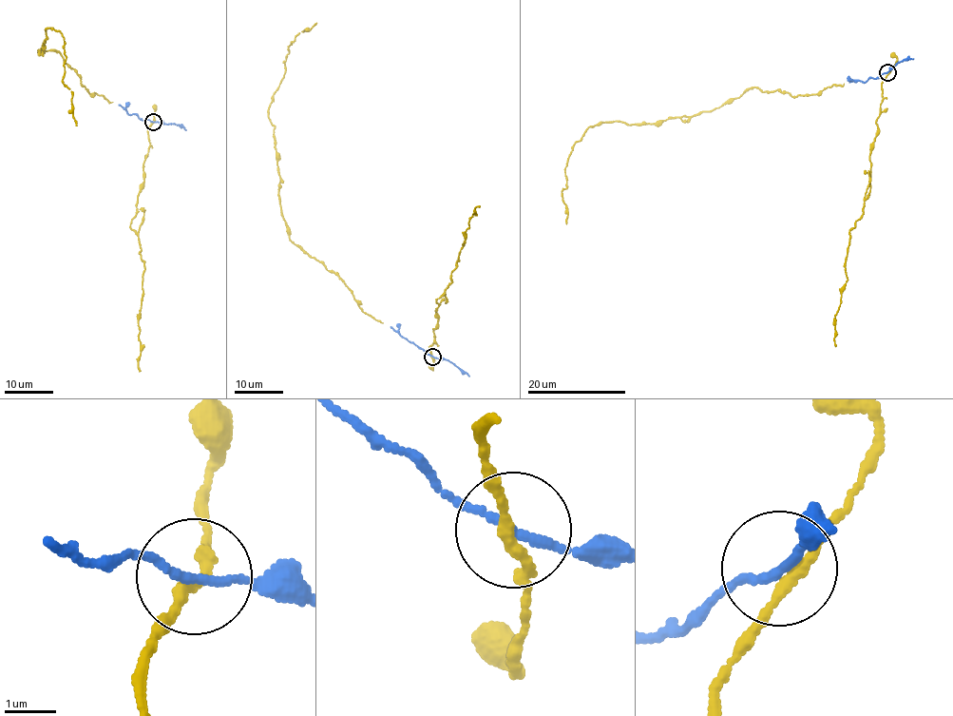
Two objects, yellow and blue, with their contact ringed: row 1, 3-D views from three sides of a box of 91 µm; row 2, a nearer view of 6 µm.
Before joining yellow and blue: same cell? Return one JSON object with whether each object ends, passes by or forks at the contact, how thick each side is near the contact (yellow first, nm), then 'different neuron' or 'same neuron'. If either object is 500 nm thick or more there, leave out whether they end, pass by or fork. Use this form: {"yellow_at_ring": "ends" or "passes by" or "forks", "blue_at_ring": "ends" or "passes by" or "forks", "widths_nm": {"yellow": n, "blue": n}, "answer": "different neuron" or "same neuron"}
{"yellow_at_ring": "forks", "blue_at_ring": "passes by", "widths_nm": {"yellow": 160, "blue": 150}, "answer": "same neuron"}

